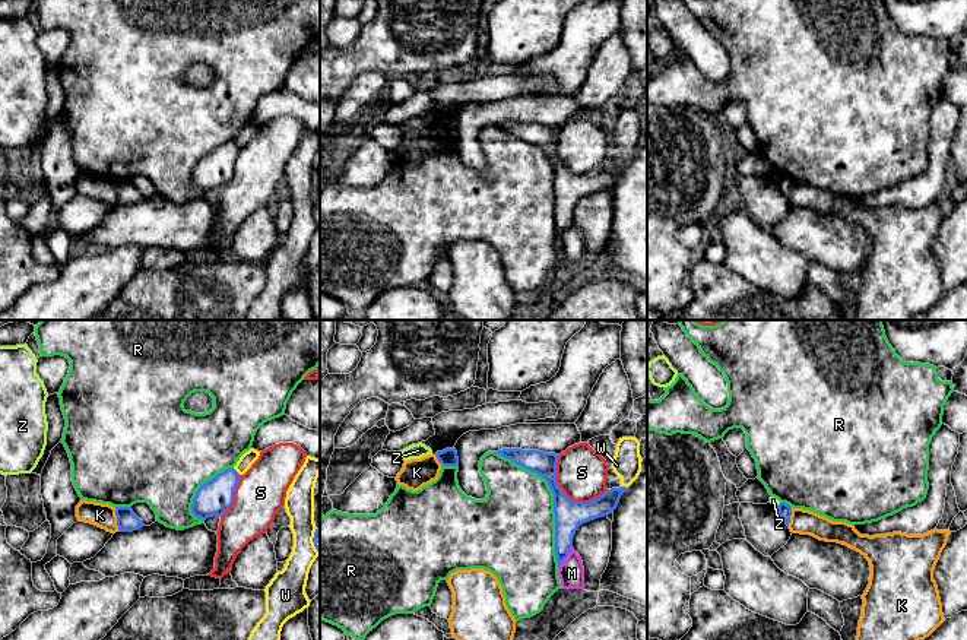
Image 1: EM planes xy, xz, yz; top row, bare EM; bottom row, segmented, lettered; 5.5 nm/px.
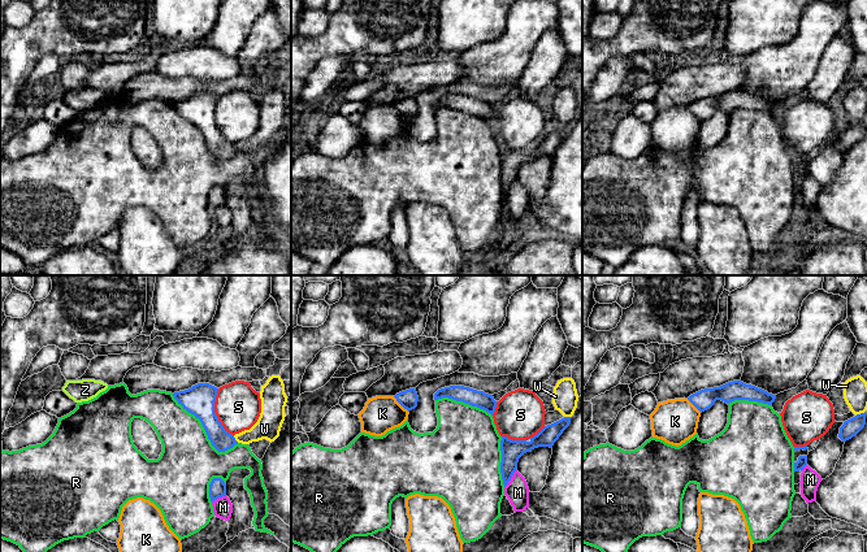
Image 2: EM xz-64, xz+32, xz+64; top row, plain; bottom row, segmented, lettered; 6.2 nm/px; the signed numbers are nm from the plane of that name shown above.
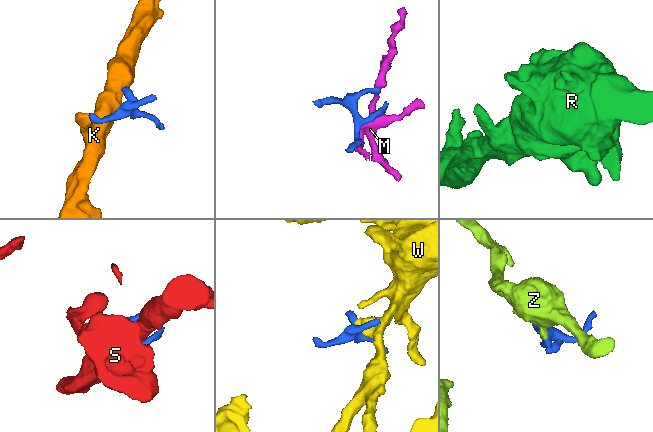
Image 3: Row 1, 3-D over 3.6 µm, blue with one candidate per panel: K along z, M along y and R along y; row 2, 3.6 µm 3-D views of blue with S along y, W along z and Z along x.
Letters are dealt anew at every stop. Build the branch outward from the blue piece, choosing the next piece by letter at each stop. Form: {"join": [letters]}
{"join": []}

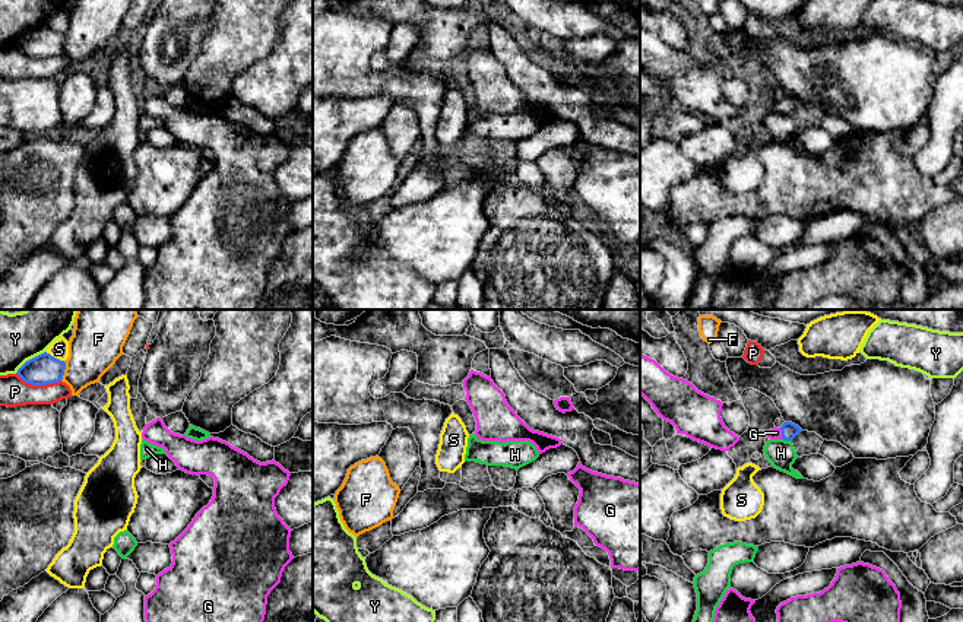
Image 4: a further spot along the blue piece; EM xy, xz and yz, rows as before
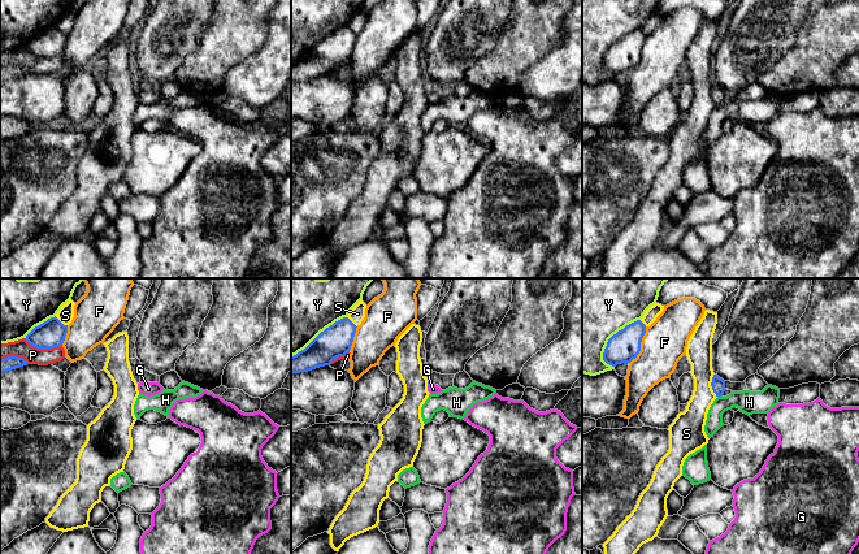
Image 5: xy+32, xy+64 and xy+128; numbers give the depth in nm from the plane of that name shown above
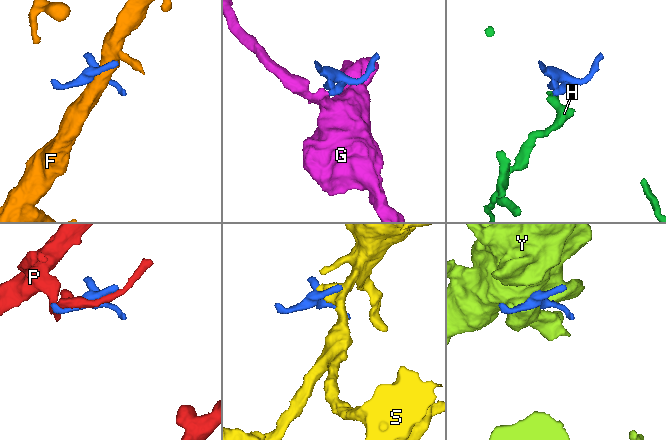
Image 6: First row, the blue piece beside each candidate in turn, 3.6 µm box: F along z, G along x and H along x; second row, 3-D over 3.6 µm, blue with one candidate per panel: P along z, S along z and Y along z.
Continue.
{"join": ["G"]}

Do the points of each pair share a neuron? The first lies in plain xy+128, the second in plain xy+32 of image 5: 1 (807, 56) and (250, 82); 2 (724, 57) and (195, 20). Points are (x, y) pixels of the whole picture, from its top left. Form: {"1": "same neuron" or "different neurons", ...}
{"1": "different neurons", "2": "same neuron"}

